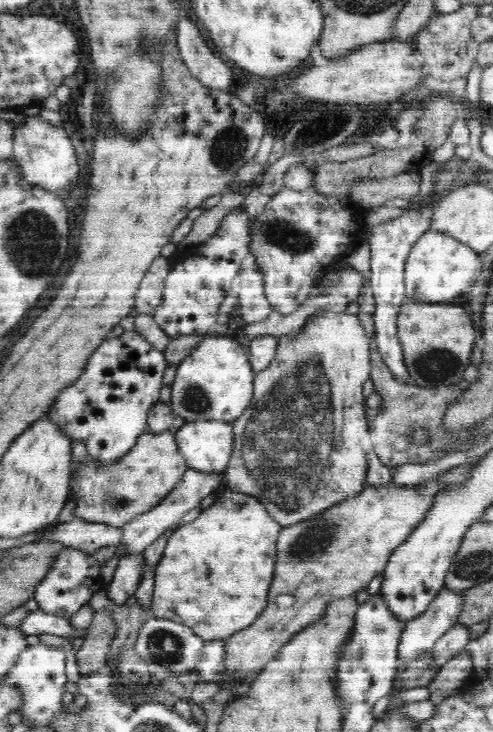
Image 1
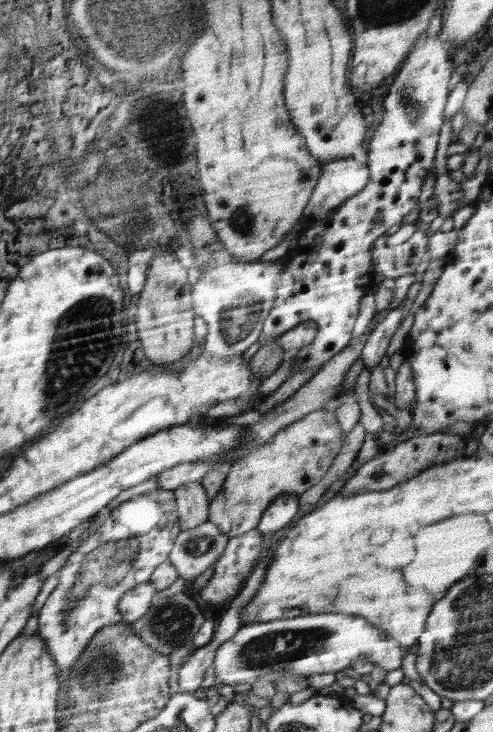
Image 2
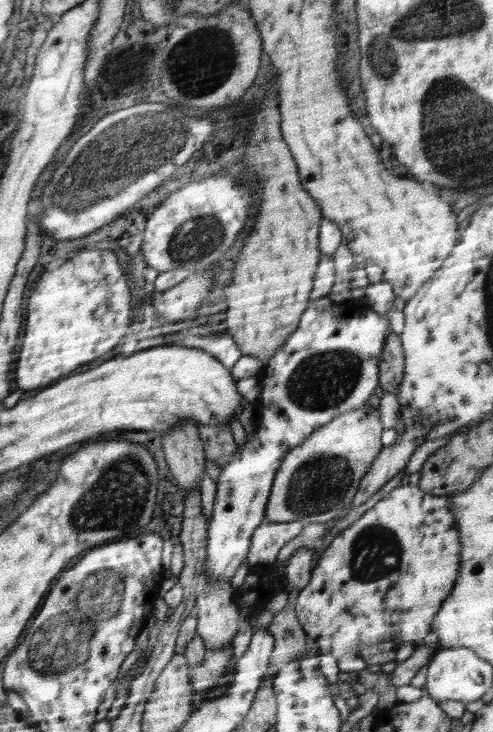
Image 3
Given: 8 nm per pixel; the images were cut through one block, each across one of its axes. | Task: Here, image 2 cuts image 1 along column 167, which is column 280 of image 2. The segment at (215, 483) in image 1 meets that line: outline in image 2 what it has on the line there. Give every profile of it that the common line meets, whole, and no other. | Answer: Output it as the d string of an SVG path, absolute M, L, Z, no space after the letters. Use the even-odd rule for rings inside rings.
M282 495L275 499L272 506L260 518L259 526L261 533L273 534L276 537L288 528L298 516L299 500L295 495Z

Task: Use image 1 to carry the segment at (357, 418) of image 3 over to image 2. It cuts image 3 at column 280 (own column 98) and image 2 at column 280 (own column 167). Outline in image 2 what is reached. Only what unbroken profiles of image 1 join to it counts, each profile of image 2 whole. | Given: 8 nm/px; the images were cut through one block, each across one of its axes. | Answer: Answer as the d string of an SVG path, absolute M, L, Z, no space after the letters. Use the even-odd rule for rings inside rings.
M326 409L307 414L305 418L278 432L271 441L261 445L256 452L234 462L227 470L223 490L211 500L208 521L218 525L229 537L246 534L259 526L260 518L275 499L280 496L300 496L322 480L328 468L335 462L344 444L344 431L336 422L334 412Z

